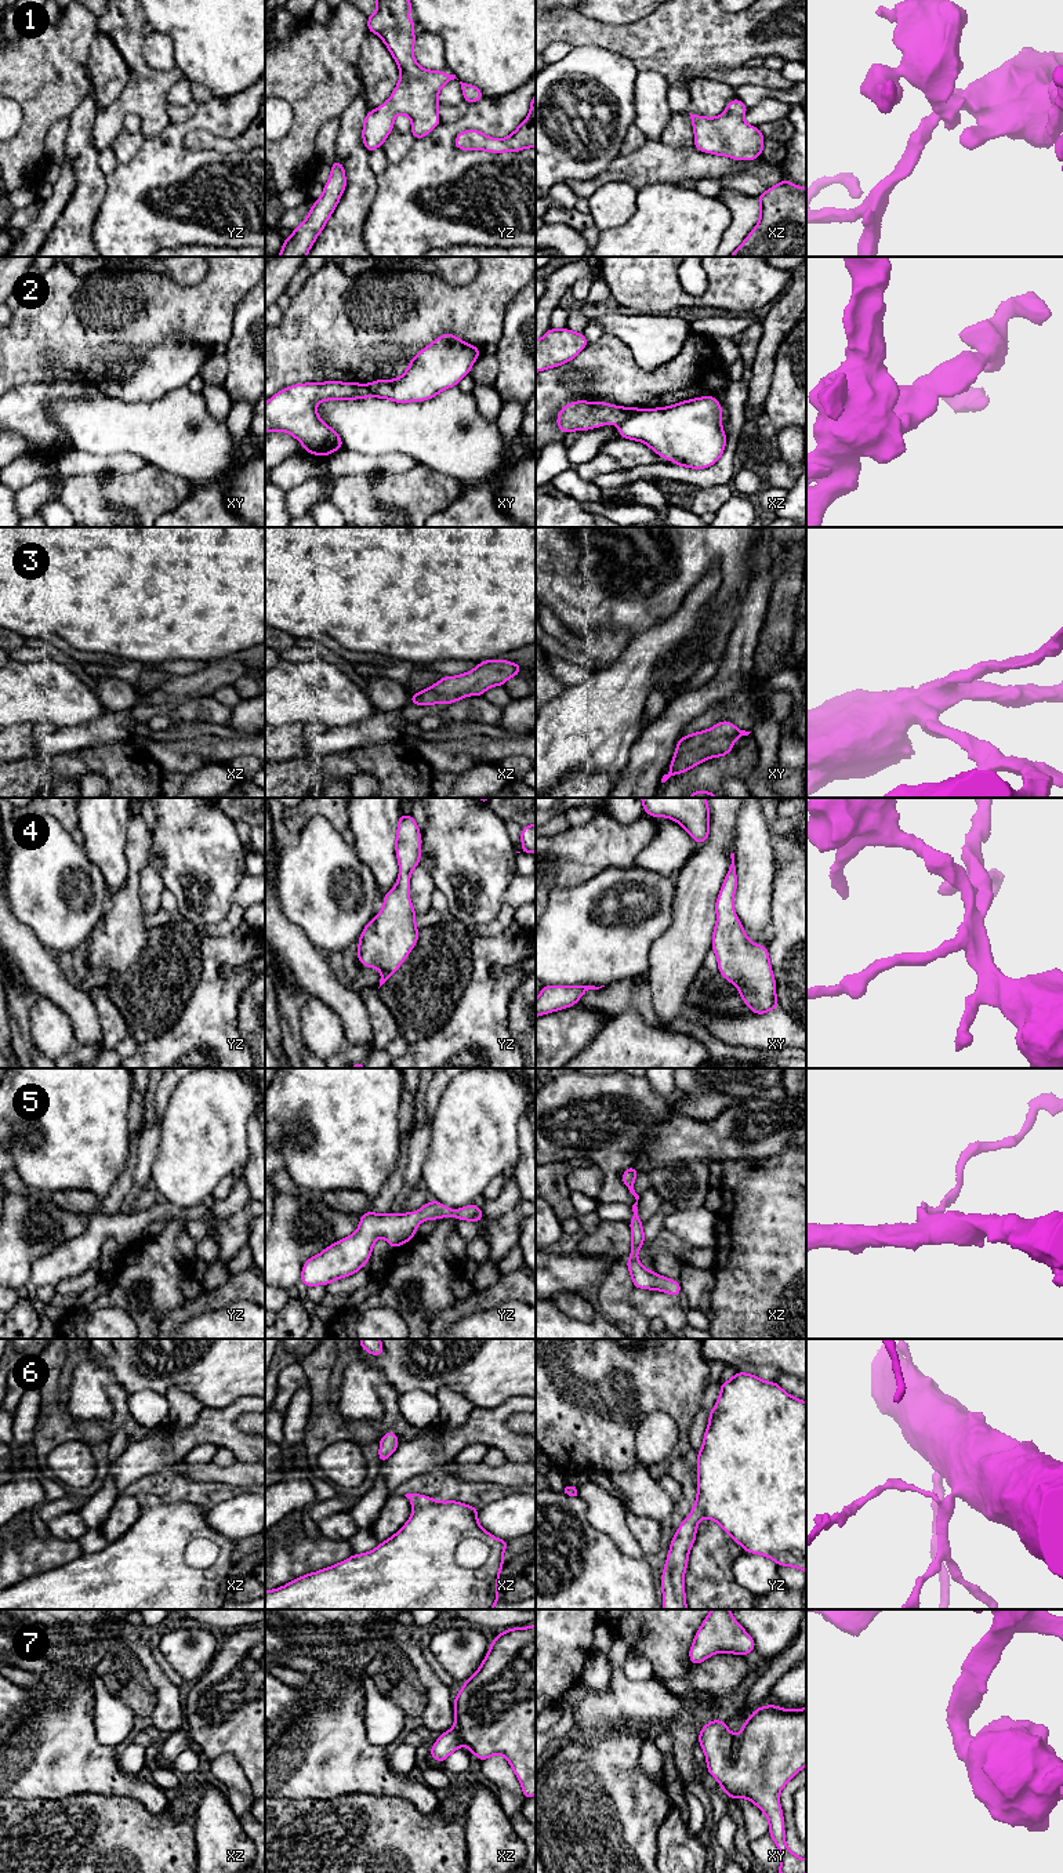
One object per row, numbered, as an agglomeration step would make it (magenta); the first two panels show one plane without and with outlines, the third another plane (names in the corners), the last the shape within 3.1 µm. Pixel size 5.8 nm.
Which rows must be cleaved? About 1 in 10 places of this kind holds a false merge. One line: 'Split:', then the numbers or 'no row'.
Split: 2

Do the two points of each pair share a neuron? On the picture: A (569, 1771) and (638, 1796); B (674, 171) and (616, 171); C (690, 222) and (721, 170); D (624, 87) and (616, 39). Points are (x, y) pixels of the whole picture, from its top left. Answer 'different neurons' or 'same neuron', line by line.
A: same neuron
B: same neuron
C: different neurons
D: different neurons

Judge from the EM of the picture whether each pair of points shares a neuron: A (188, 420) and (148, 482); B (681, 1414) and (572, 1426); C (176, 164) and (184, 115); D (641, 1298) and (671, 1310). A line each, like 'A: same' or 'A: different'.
A: different
B: same
C: different
D: same

